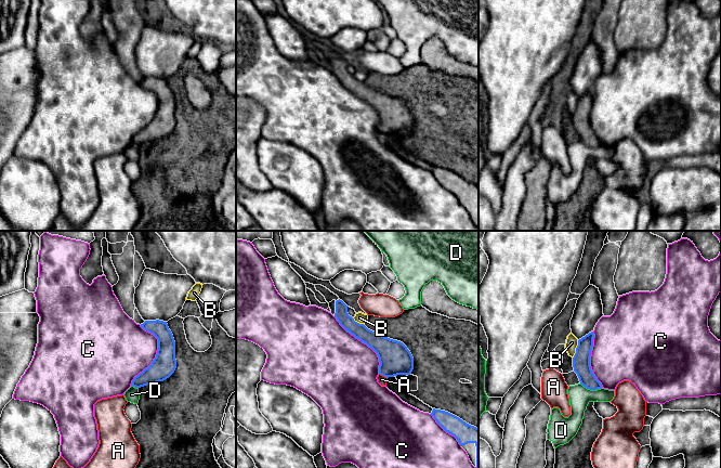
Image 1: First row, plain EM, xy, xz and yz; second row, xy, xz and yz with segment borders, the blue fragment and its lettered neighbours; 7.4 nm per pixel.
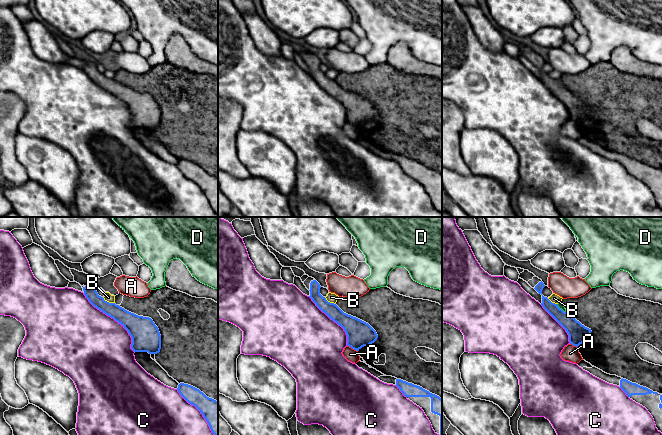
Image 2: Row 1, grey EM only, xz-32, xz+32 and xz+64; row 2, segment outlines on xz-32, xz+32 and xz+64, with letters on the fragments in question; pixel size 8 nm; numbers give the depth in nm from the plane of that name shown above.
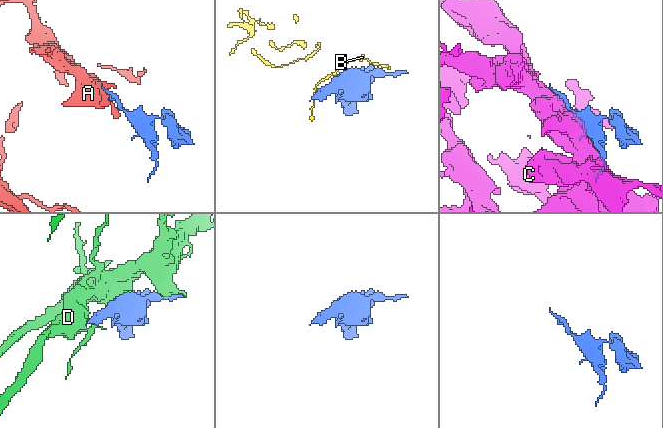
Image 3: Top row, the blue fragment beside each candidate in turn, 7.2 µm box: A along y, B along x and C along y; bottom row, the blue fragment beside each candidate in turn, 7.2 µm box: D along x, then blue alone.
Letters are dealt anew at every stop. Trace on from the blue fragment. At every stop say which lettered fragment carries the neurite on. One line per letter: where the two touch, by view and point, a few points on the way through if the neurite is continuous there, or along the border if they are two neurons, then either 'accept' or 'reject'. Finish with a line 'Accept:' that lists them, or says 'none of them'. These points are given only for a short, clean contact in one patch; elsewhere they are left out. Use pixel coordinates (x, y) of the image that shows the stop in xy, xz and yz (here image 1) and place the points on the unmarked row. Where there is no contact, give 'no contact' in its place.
A: xz (383, 132) | along xz (379, 130), (387, 135) | reject
B: yz (576, 106) | reject
C: xy (156, 112) | reject
D: yz (591, 146) | reject
Accept: none of them

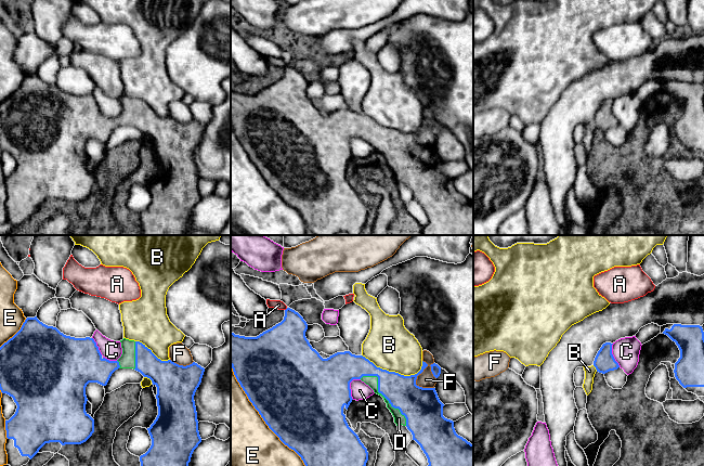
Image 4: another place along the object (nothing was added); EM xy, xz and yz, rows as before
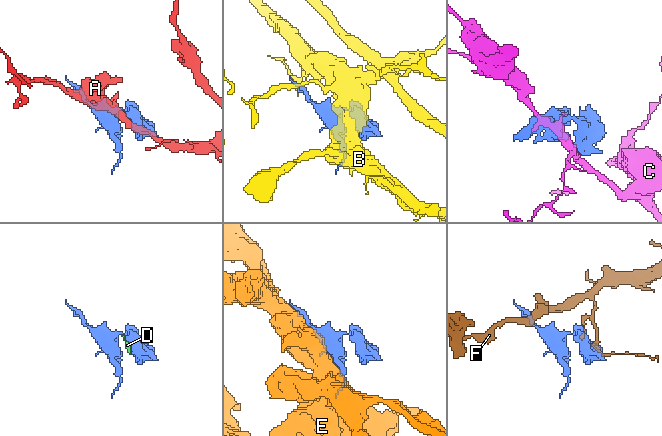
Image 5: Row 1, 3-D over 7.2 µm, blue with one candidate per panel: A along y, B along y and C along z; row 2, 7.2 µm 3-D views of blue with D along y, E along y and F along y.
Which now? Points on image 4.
A: xz (286, 66) | reject
B: xz (393, 129) | reject
C: xz (349, 143) | reject
D: xz (382, 152) | accept
E: xz (262, 175) | reject
F: xz (415, 138) | along xz (422, 117), (427, 124), (417, 133), (416, 141), (433, 145) | reject
Accept: D

